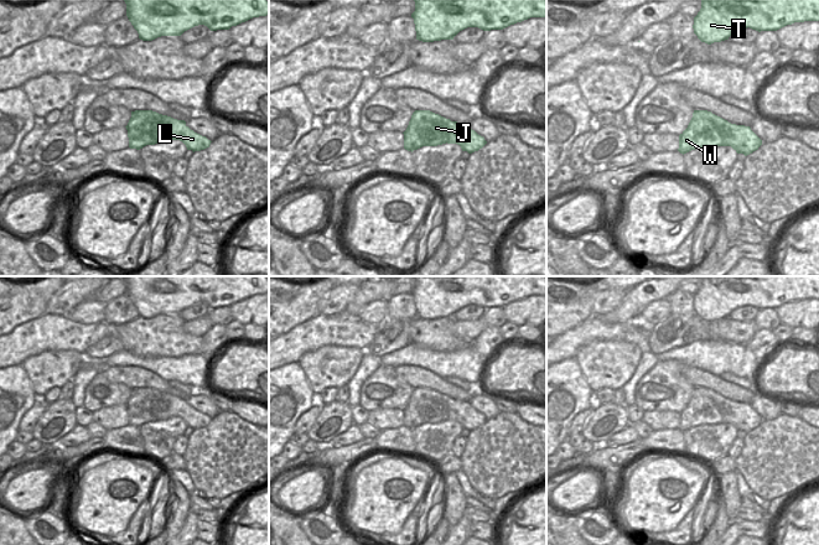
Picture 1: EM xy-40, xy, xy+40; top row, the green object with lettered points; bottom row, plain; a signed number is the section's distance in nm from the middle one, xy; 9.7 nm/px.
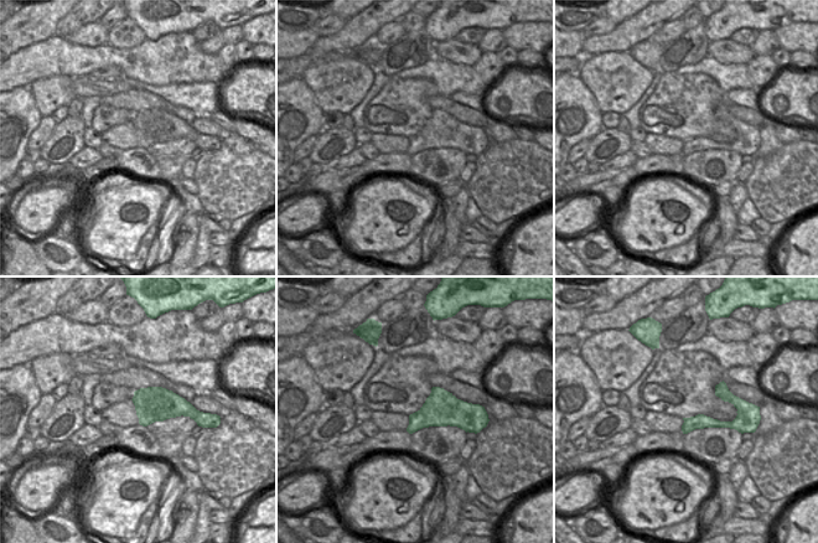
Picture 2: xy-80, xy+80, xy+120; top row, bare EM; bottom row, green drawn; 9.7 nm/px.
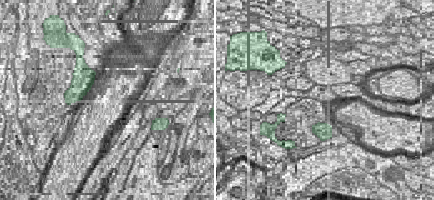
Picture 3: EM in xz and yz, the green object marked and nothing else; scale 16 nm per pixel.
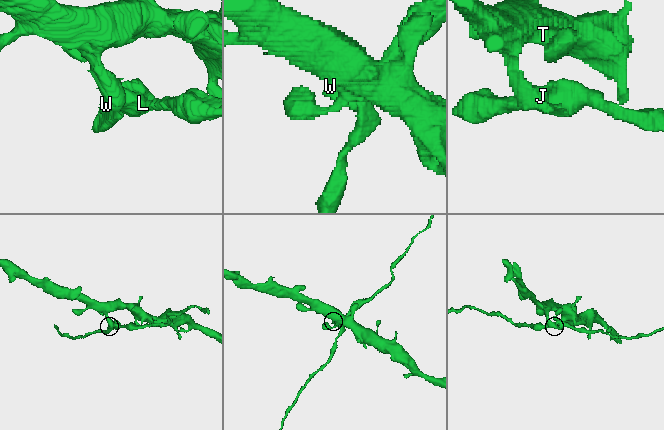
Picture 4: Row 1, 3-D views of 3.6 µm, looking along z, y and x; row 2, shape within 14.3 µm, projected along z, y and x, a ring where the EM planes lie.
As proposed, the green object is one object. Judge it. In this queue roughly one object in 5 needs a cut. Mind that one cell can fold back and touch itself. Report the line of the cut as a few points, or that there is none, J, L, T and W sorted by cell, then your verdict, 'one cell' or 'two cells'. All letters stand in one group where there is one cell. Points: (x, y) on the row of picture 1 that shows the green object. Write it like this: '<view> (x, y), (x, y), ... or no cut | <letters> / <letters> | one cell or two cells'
xy (467, 124), (450, 126), (449, 129), (454, 135), (446, 141) | J T W / L | two cells

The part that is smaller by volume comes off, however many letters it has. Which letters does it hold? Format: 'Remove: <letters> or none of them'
Remove: L

